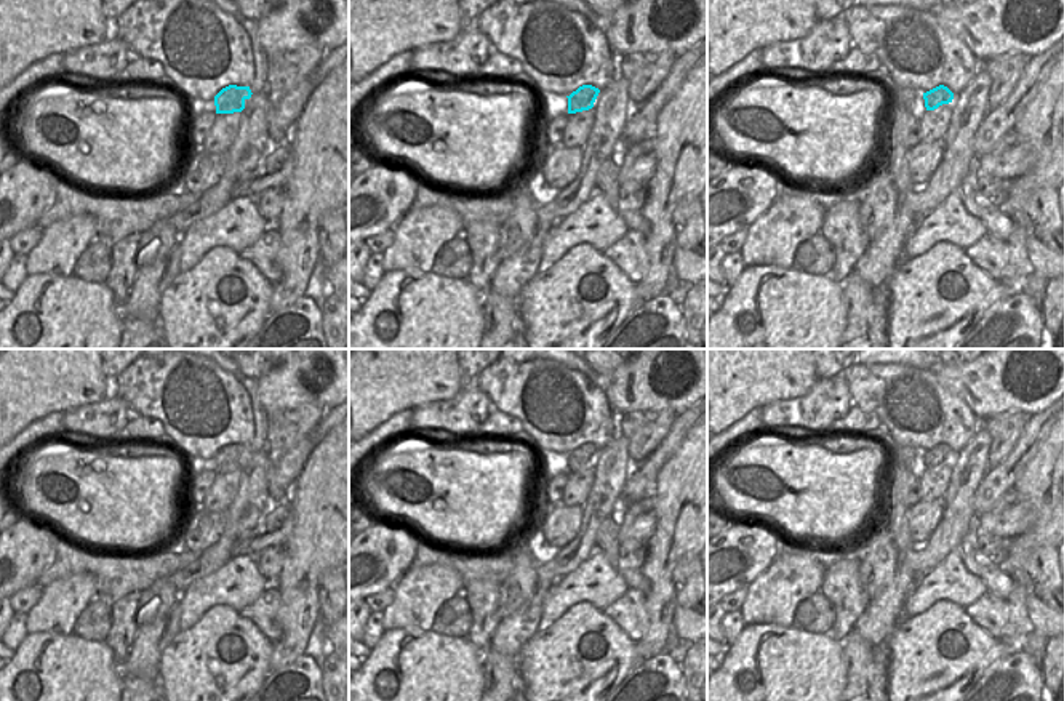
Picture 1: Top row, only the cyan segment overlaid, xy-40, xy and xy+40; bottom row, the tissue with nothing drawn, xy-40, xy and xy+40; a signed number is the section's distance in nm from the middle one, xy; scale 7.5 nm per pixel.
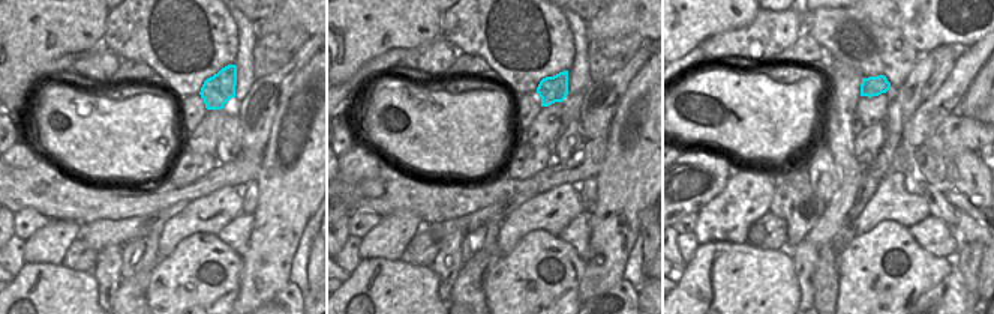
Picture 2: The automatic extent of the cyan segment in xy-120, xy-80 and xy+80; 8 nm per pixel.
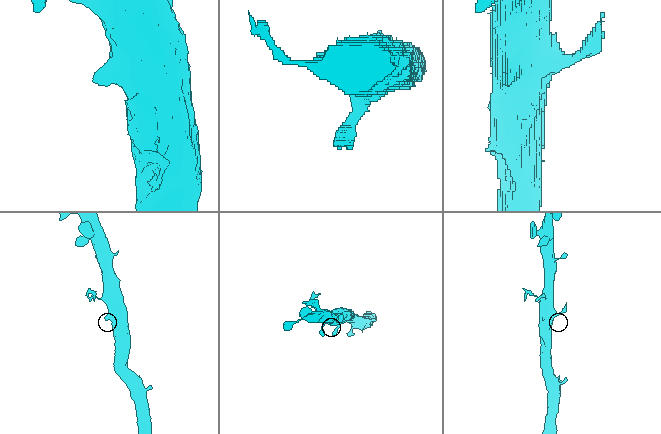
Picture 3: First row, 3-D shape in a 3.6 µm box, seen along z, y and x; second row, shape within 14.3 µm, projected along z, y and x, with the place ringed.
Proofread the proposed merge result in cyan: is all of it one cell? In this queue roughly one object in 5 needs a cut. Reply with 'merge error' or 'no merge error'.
no merge error

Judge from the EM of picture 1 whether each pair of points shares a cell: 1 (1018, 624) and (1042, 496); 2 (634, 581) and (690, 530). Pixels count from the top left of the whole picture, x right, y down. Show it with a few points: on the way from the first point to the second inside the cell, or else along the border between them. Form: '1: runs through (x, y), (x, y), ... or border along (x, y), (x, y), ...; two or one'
1: runs through (1018, 592), (1018, 552), (1042, 528); one
2: border along (639, 568), (648, 580), (647, 594); two

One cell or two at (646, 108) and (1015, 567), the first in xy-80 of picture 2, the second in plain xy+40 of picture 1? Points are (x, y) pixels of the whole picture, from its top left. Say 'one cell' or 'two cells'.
one cell

